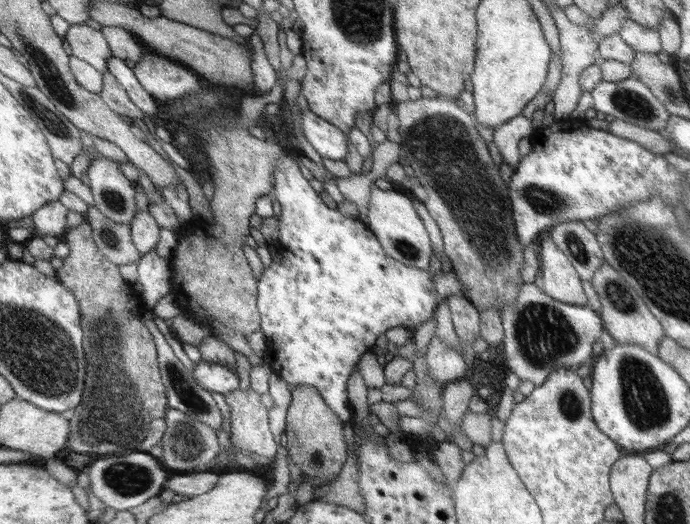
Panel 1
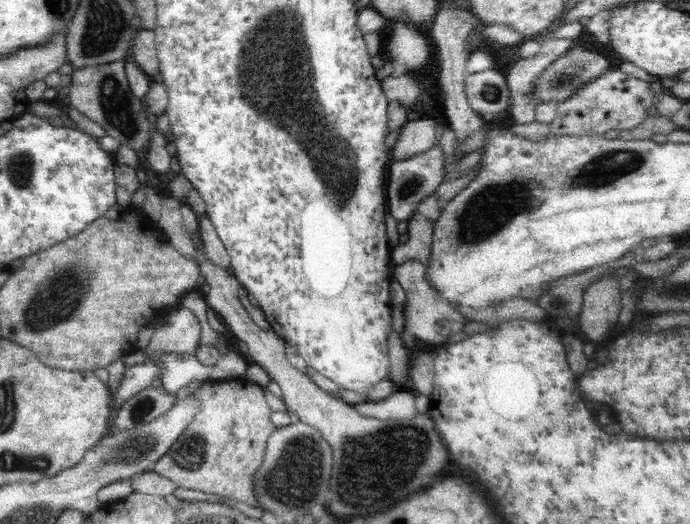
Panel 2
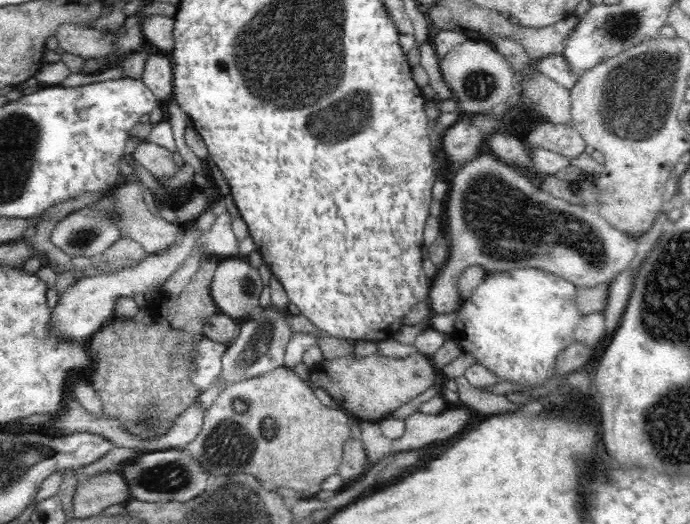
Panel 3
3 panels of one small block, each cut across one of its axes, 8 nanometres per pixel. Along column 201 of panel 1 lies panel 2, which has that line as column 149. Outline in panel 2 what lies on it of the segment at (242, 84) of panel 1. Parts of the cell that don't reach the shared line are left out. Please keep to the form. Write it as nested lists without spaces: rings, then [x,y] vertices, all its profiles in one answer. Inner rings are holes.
[[[142,29],[133,39],[131,59],[145,75],[148,75],[152,82],[160,80],[160,65],[157,55],[155,32]]]

